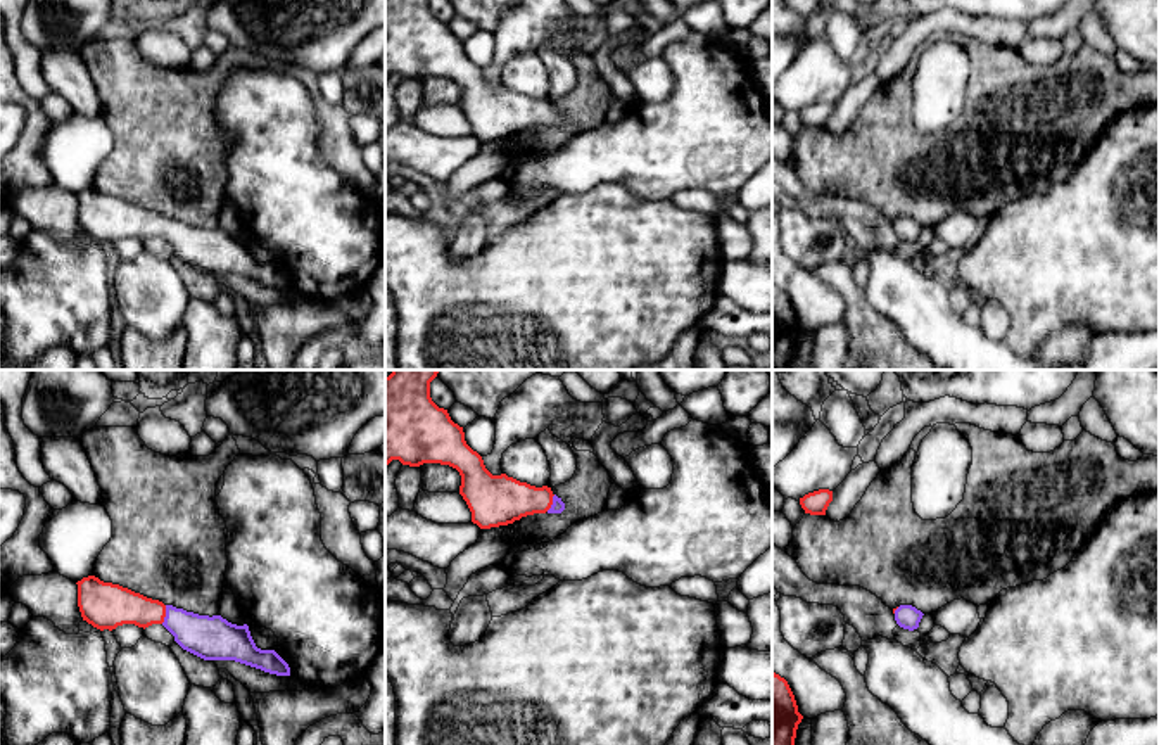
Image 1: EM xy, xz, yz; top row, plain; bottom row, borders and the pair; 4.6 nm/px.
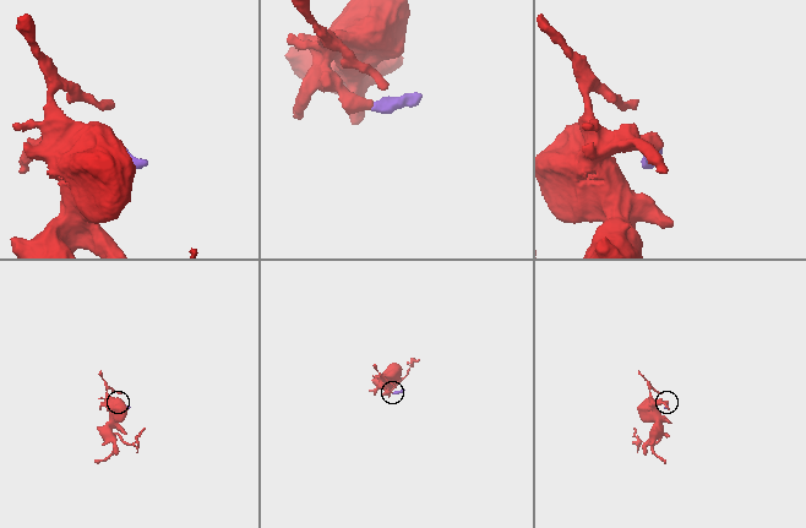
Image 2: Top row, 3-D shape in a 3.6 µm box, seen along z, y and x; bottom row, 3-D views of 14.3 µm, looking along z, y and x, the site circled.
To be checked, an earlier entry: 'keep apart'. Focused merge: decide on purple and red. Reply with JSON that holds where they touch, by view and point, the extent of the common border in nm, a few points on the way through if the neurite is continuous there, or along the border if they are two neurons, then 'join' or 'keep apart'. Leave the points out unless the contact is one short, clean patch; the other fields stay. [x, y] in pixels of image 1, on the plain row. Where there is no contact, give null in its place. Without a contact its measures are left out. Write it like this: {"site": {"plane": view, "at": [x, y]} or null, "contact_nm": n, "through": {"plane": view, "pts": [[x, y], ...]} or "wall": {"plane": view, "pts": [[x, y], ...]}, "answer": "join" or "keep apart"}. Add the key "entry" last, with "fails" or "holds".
{"site": {"plane": "xy", "at": [166, 227]}, "contact_nm": 90, "through": {"plane": "xy", "pts": [[211, 251], [190, 244], [166, 227], [114, 218]]}, "answer": "join", "entry": "fails"}

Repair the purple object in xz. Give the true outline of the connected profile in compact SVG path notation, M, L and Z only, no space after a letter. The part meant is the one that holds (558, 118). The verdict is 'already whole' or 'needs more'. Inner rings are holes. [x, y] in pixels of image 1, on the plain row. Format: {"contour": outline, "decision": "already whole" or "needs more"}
{"contour": "M385 0L385 80L392 73L409 80L440 76L456 81L461 88L459 107L472 124L472 135L480 142L508 138L534 126L565 123L561 111L548 99L535 100L506 86L492 88L482 69L466 57L463 40L432 14L430 0Z", "decision": "needs more"}

